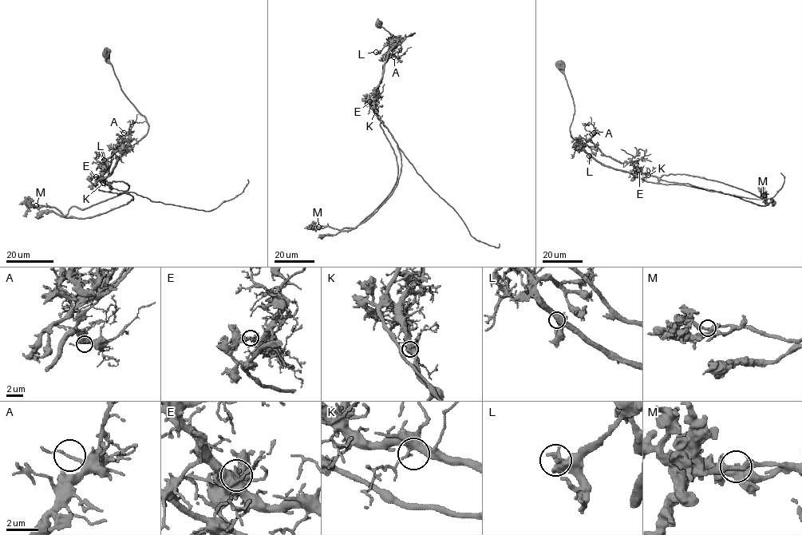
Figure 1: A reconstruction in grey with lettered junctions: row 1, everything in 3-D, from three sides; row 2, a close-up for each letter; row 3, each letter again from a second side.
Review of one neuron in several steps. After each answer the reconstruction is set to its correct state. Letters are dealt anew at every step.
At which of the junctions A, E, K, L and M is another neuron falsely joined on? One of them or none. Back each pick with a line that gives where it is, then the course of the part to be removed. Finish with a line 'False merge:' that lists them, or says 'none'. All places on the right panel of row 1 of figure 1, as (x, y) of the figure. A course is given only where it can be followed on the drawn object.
E: Place: (638, 170). Course of the part to remove: (638, 170), (669, 181), (765, 200), (772, 198), (783, 186), (784, 176), (780, 172)
False merge: E

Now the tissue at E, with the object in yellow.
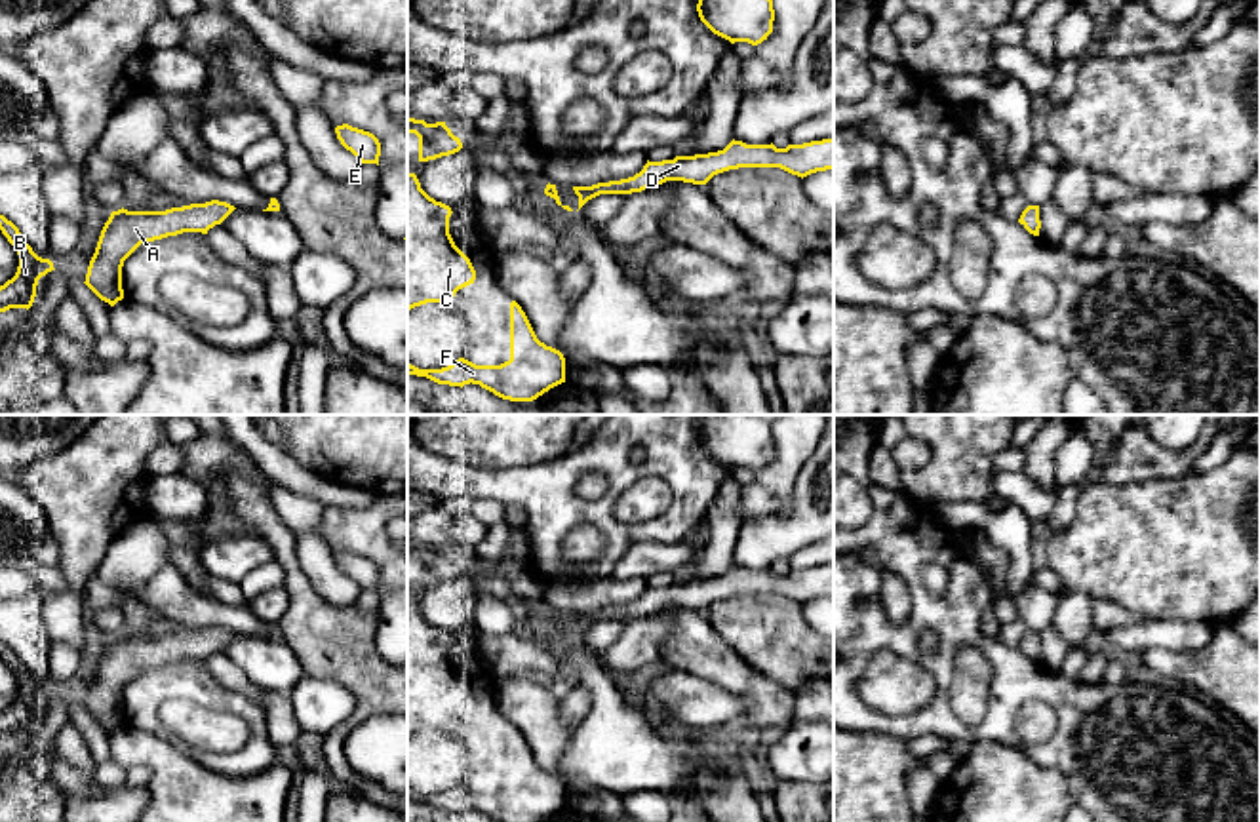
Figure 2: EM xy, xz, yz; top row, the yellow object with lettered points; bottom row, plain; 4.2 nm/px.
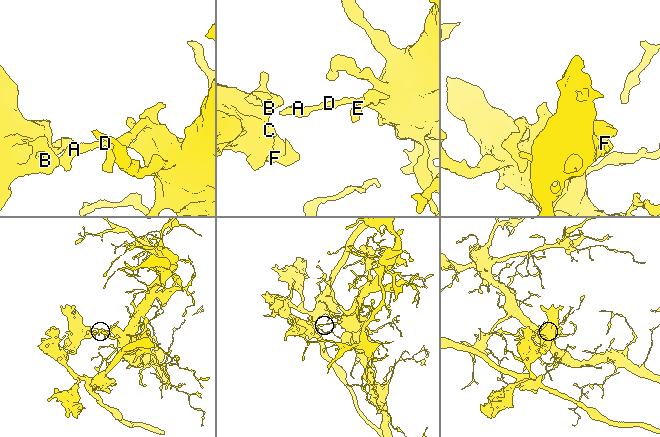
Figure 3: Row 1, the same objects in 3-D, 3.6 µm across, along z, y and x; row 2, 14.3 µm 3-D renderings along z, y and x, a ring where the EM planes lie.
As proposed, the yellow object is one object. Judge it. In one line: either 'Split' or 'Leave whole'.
Split

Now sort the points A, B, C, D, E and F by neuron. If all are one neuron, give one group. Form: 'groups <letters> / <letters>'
groups A B C F / D E

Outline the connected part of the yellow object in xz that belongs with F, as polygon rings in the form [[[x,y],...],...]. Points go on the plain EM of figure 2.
[[[510,729],[510,786],[501,792],[476,792],[459,784],[442,795],[419,795],[407,790],[407,801],[426,803],[438,811],[480,811],[495,822],[542,822],[565,809],[565,784],[541,769],[522,736]]]

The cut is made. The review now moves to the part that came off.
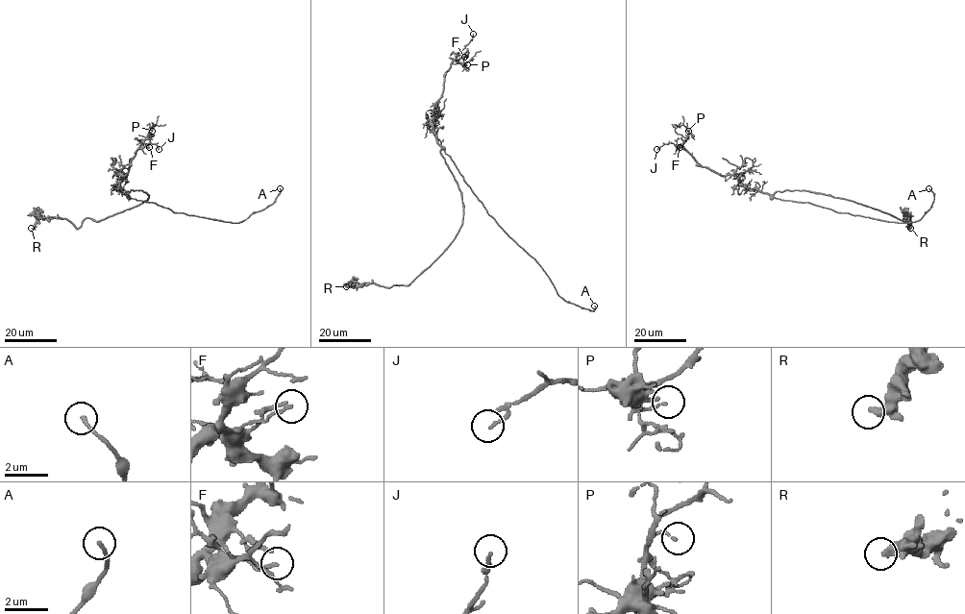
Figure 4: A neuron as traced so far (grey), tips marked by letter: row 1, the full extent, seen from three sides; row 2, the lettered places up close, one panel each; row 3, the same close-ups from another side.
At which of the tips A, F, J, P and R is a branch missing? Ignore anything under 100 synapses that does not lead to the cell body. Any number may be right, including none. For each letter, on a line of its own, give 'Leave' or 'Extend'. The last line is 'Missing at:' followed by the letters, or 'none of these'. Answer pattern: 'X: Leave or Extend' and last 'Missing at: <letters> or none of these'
A: Extend
F: Leave
J: Leave
P: Leave
R: Leave
Missing at: A

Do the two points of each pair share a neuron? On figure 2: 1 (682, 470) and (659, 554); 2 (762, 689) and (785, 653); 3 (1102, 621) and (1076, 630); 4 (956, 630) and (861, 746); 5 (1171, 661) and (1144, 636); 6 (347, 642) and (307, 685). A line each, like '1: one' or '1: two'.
1: two
2: two
3: two
4: two
5: two
6: two

